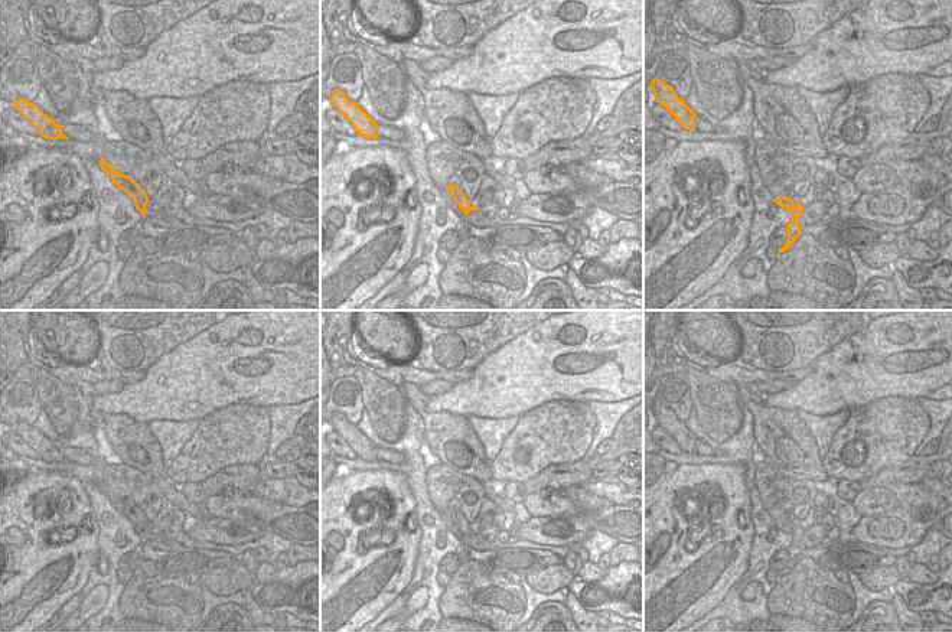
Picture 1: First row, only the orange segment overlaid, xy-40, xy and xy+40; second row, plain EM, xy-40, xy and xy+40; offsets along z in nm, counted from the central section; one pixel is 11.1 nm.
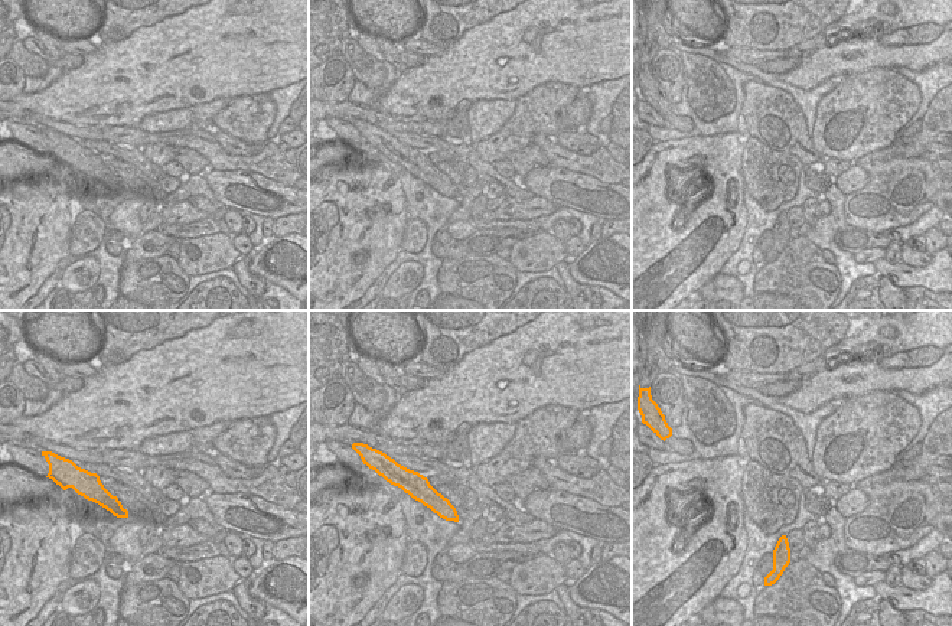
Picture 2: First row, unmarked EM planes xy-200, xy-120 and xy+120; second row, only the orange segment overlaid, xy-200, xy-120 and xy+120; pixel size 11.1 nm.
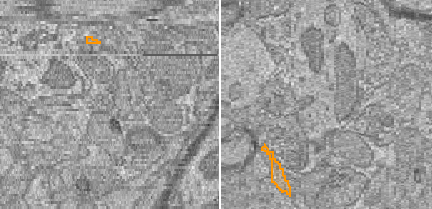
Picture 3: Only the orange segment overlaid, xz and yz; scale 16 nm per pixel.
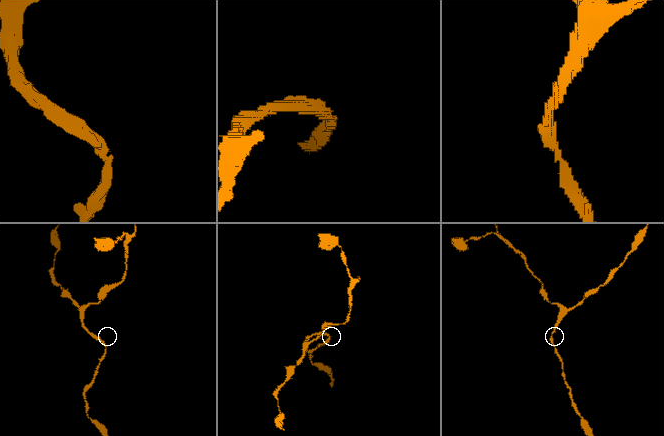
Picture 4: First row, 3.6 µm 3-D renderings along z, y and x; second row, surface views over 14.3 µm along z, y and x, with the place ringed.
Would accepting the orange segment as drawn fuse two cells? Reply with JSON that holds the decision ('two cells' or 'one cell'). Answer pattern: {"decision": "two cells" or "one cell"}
{"decision": "one cell"}

